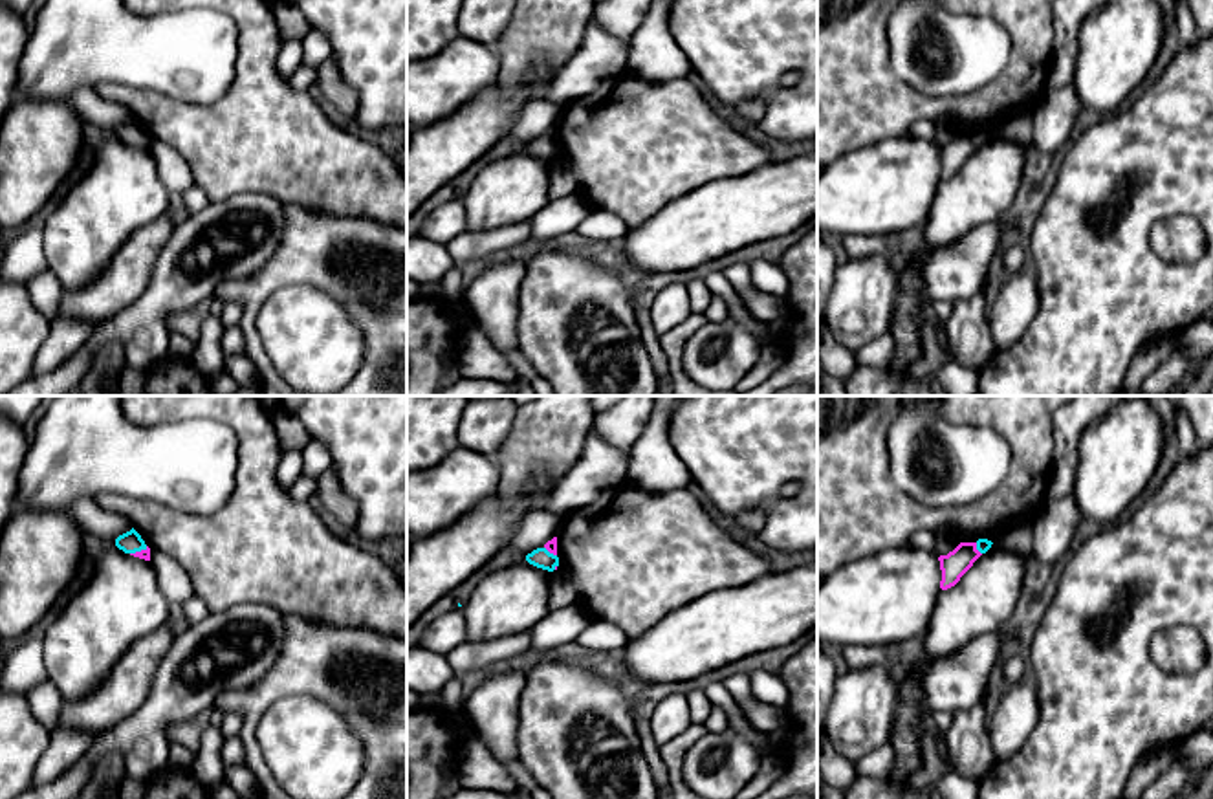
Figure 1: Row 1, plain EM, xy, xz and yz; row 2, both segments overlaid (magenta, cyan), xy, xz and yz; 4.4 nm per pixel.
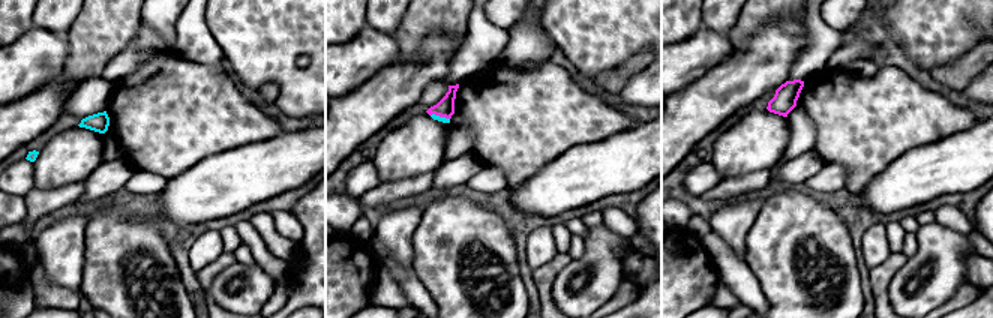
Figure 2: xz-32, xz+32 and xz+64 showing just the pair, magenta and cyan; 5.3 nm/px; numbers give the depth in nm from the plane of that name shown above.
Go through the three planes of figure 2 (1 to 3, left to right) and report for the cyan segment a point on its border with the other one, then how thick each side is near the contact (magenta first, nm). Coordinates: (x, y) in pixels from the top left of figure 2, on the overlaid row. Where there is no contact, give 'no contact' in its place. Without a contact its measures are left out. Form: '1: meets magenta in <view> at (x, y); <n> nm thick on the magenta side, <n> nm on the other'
1: no contact
2: meets magenta in xz+32 at (440, 116); 100 nm thick on the magenta side, 30 nm on the other
3: no contact

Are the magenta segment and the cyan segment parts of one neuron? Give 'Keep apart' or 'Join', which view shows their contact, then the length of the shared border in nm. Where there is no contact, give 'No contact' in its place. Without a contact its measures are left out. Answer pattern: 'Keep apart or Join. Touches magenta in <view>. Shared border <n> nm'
Join. Touches magenta in xy. Shared border 90 nm

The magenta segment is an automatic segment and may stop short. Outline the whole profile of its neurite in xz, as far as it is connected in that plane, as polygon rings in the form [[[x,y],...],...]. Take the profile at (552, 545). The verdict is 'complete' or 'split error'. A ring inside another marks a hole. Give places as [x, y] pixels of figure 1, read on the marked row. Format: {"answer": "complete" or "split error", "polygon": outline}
{"answer": "split error", "polygon": [[[557,537],[548,541],[542,548],[537,548],[531,553],[528,553],[526,561],[537,568],[553,572],[559,566]]]}

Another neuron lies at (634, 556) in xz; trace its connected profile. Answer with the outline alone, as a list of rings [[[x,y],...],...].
[[[617,484],[561,519],[557,570],[572,575],[594,619],[621,627],[628,638],[660,623],[669,612],[731,586],[771,574],[770,559],[715,524],[702,502],[682,491],[639,491]]]

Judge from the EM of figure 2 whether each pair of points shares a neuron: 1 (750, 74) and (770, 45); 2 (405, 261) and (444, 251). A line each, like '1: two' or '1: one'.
1: one
2: two

